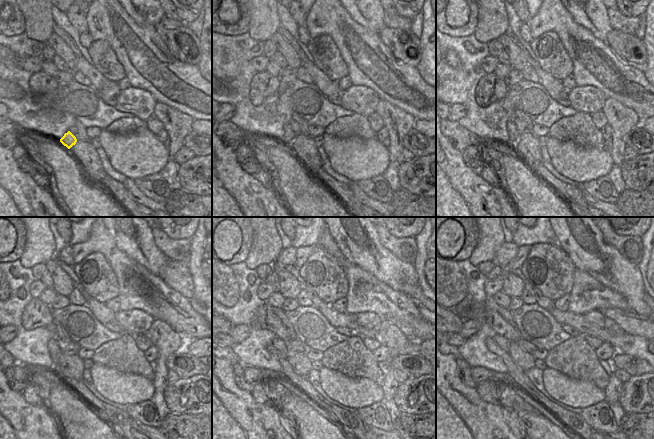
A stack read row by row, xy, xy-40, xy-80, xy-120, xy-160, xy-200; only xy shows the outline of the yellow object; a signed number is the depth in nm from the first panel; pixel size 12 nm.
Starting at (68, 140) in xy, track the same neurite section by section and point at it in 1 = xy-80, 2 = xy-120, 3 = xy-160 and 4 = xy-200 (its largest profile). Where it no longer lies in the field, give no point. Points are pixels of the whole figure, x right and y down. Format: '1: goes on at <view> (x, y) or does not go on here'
1: goes on at xy-80 (513, 134)
2: goes on at xy-120 (57, 354)
3: goes on at xy-160 (279, 344)
4: goes on at xy-200 (500, 340)

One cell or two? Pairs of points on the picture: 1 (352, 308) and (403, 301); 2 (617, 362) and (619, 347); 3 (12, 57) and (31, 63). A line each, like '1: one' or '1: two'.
1: one
2: two
3: one

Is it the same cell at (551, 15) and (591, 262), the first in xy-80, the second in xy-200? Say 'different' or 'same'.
different

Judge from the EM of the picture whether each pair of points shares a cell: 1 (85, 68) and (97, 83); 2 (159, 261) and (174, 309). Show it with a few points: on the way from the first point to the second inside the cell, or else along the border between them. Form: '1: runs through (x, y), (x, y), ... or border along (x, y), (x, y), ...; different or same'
1: runs through (89, 72), (96, 79); same
2: border along (141, 264), (163, 279); different

